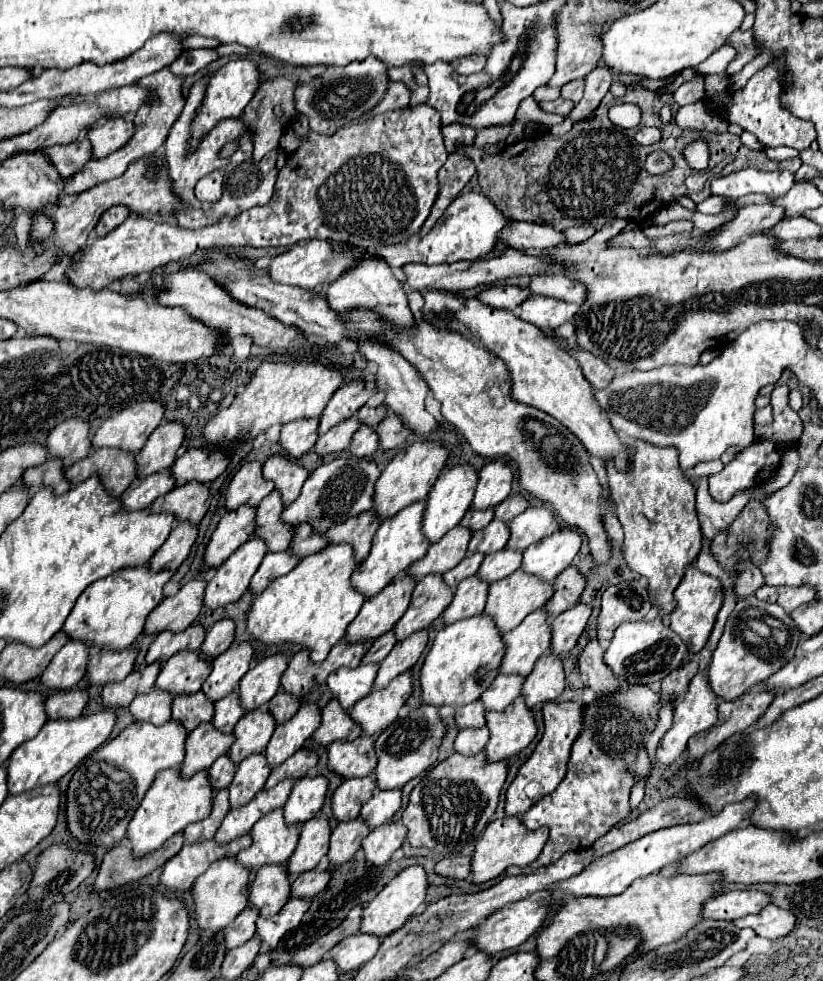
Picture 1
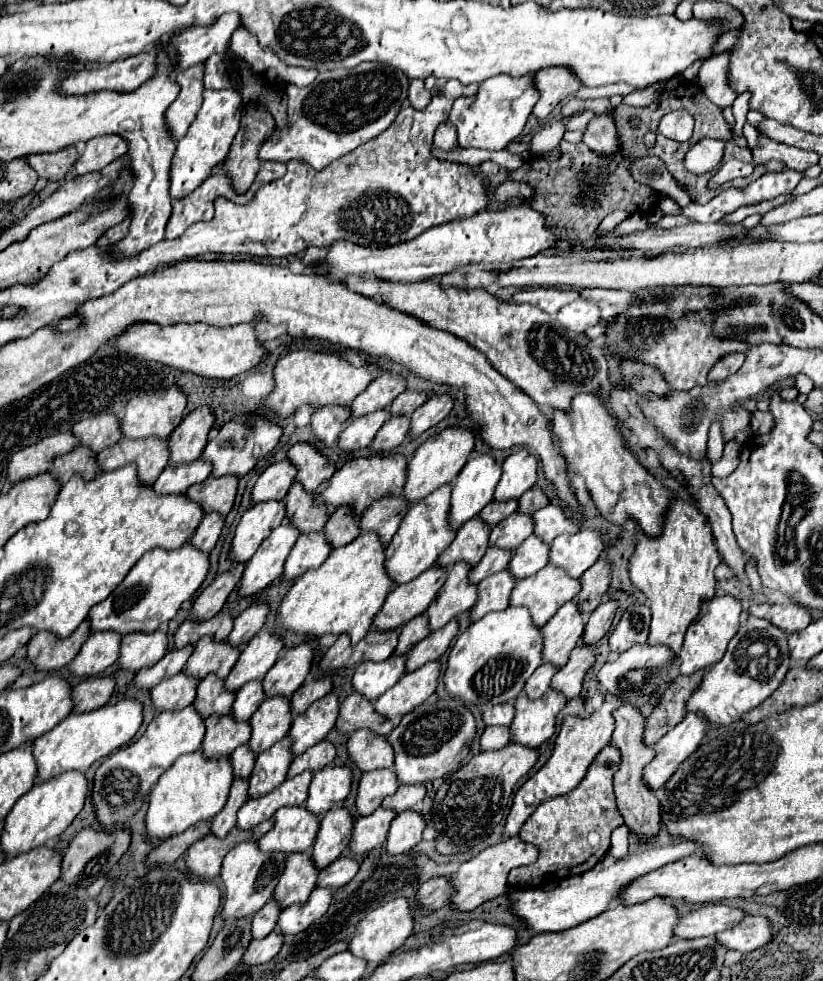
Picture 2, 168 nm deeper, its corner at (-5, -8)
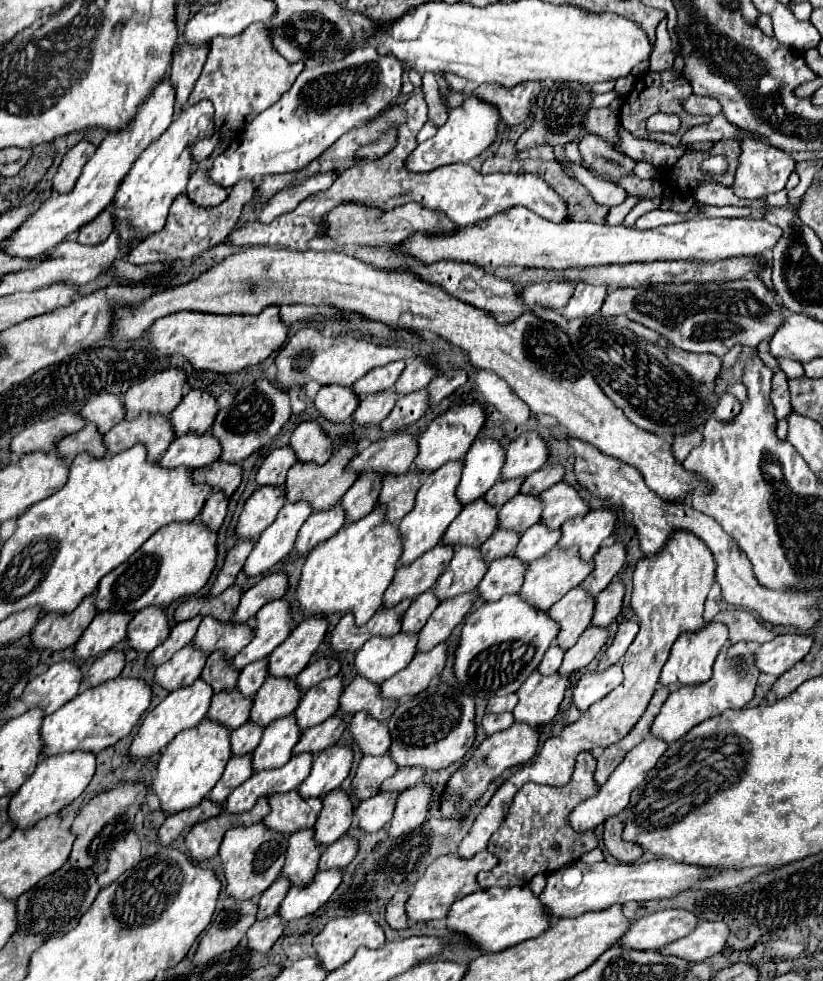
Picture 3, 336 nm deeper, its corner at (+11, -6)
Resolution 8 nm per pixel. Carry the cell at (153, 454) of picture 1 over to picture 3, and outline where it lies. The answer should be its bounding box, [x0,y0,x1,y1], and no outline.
[170,390,216,438]

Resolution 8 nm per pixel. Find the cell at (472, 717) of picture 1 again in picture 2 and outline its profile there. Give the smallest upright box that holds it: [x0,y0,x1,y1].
[484,702,514,726]

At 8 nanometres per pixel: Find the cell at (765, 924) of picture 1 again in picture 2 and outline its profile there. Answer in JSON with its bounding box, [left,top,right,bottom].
[716,916,772,954]

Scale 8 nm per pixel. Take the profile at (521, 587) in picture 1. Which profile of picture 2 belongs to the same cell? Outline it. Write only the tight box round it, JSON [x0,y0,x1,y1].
[510,564,582,626]

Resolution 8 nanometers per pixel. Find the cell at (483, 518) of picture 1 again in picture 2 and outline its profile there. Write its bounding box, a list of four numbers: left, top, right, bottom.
[480,498,518,524]

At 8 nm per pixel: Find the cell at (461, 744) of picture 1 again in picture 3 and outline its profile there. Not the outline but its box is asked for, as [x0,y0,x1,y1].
[482,712,514,736]

